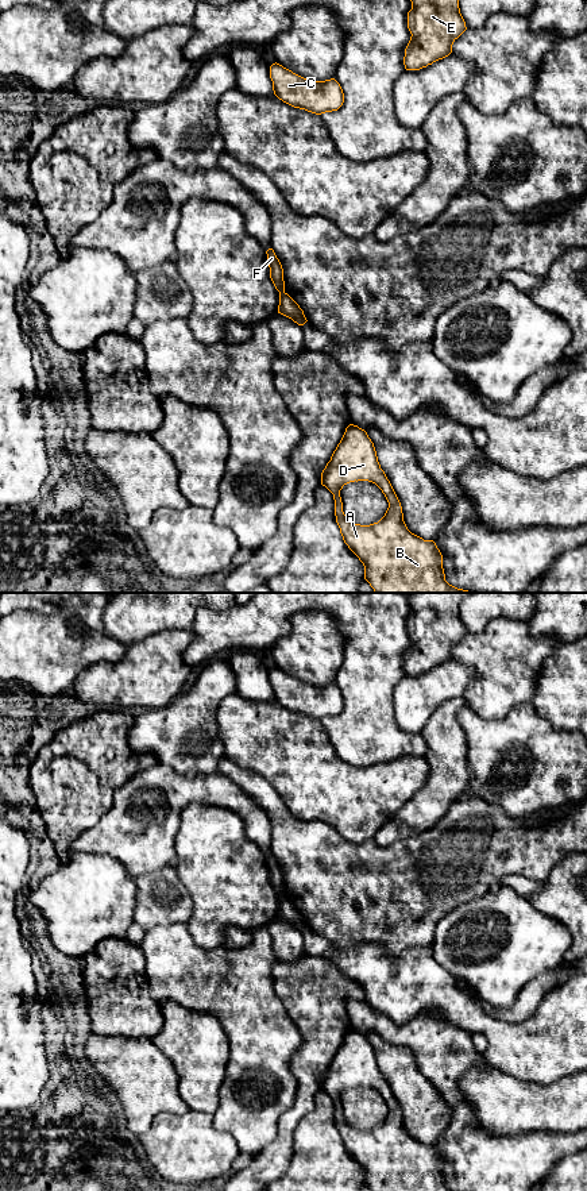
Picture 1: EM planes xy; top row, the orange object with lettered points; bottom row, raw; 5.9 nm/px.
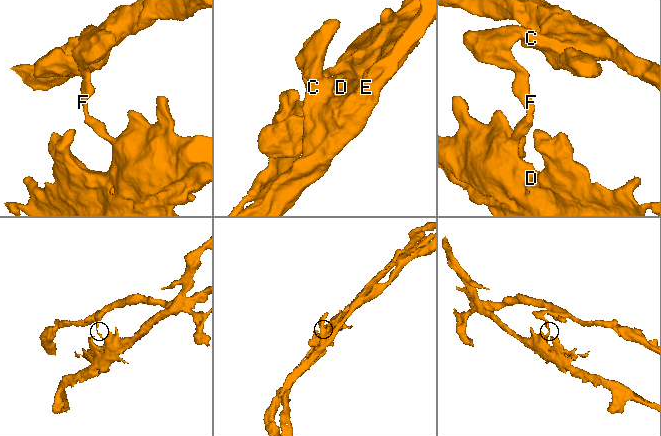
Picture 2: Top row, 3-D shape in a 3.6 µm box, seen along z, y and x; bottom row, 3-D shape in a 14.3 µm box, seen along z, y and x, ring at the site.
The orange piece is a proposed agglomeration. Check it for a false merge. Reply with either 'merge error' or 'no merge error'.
merge error

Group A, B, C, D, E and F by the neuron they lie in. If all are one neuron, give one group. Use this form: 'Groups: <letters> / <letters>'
Groups: A B D / C E F

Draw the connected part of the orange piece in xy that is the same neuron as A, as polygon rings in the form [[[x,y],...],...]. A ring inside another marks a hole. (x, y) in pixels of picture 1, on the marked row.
[[[354,424],[345,428],[321,473],[321,485],[333,494],[343,540],[363,563],[364,579],[375,593],[472,593],[449,585],[436,543],[408,529],[401,502],[364,429]],[[355,481],[372,482],[385,494],[389,508],[378,523],[360,525],[344,514],[340,490]]]

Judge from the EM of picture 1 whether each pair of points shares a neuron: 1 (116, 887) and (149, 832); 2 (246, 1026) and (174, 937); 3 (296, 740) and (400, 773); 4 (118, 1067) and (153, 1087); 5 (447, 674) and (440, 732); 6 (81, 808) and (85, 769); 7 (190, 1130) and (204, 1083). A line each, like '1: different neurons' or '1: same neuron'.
1: different neurons
2: same neuron
3: same neuron
4: same neuron
5: different neurons
6: same neuron
7: different neurons

